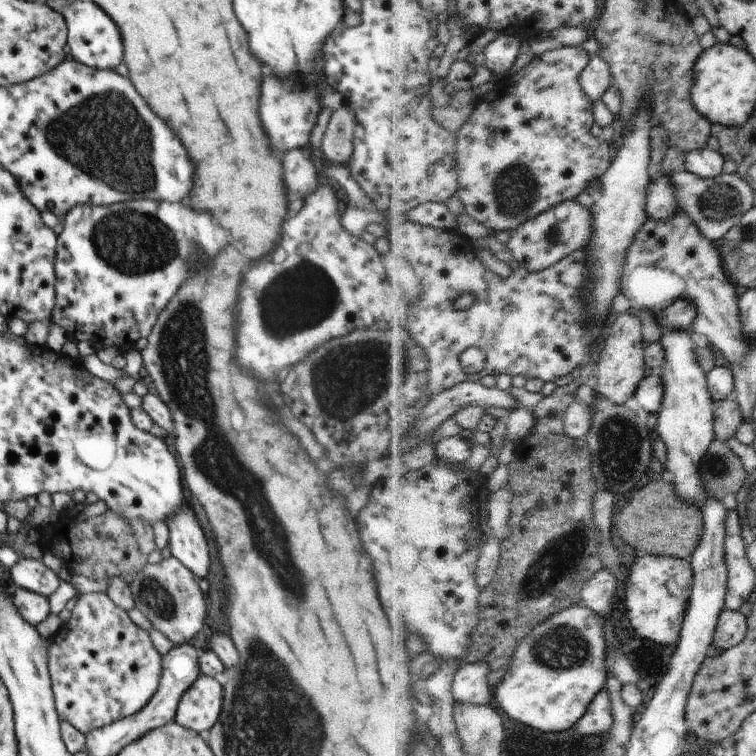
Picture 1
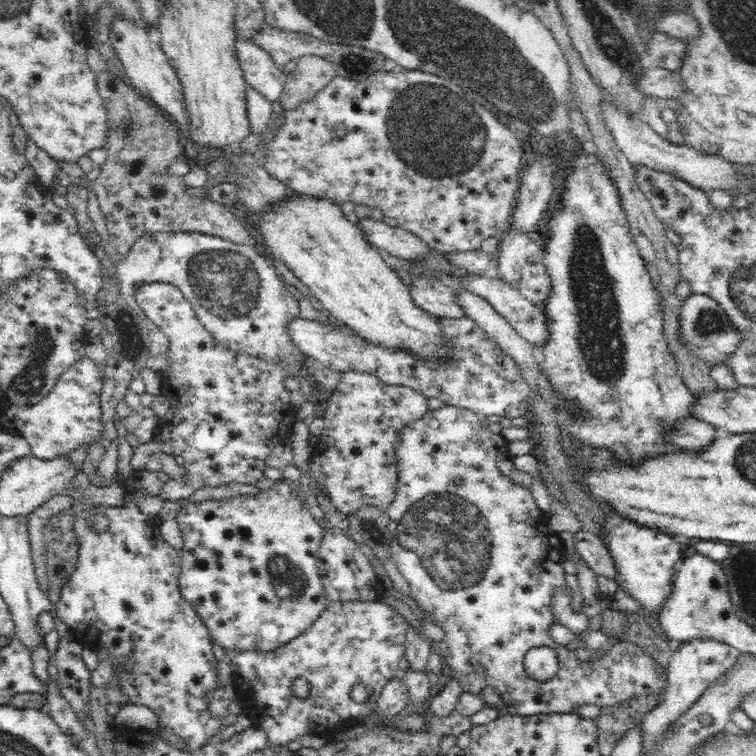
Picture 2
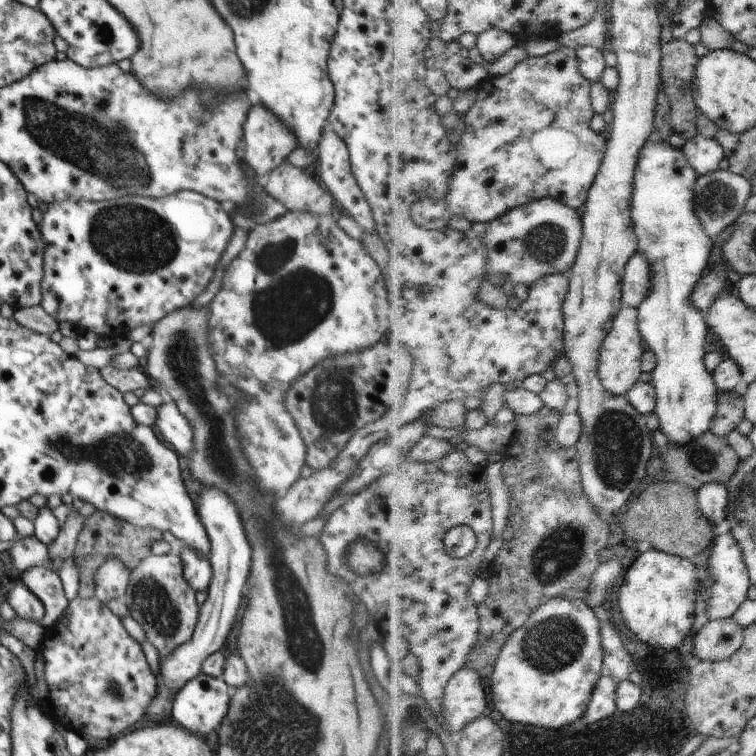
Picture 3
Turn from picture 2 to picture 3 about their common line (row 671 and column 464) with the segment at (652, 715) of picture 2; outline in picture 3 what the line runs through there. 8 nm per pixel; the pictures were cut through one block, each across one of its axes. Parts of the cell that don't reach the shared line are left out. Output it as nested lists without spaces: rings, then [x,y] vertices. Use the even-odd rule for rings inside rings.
[[[464,667],[446,689],[447,728],[458,738],[461,731],[482,718],[490,706],[480,671]]]

